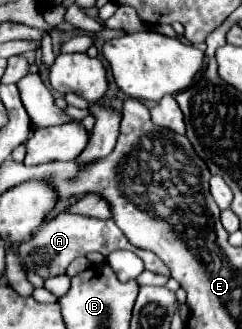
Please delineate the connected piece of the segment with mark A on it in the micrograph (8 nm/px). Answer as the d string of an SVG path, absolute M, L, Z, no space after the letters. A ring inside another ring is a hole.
M59 213L55 219L45 221L43 227L31 239L27 239L21 247L17 247L19 257L21 257L21 263L25 267L29 267L29 263L31 263L35 269L39 269L39 273L43 277L45 275L61 275L61 273L65 273L67 265L73 259L77 259L81 255L87 255L91 251L109 255L109 253L113 253L117 249L129 249L135 255L139 255L143 259L147 271L153 271L153 273L159 273L159 275L169 275L167 265L155 253L131 245L127 241L127 237L123 235L123 231L111 219L99 221L99 219L91 219L91 217L79 217L79 215L73 215L73 213Z

